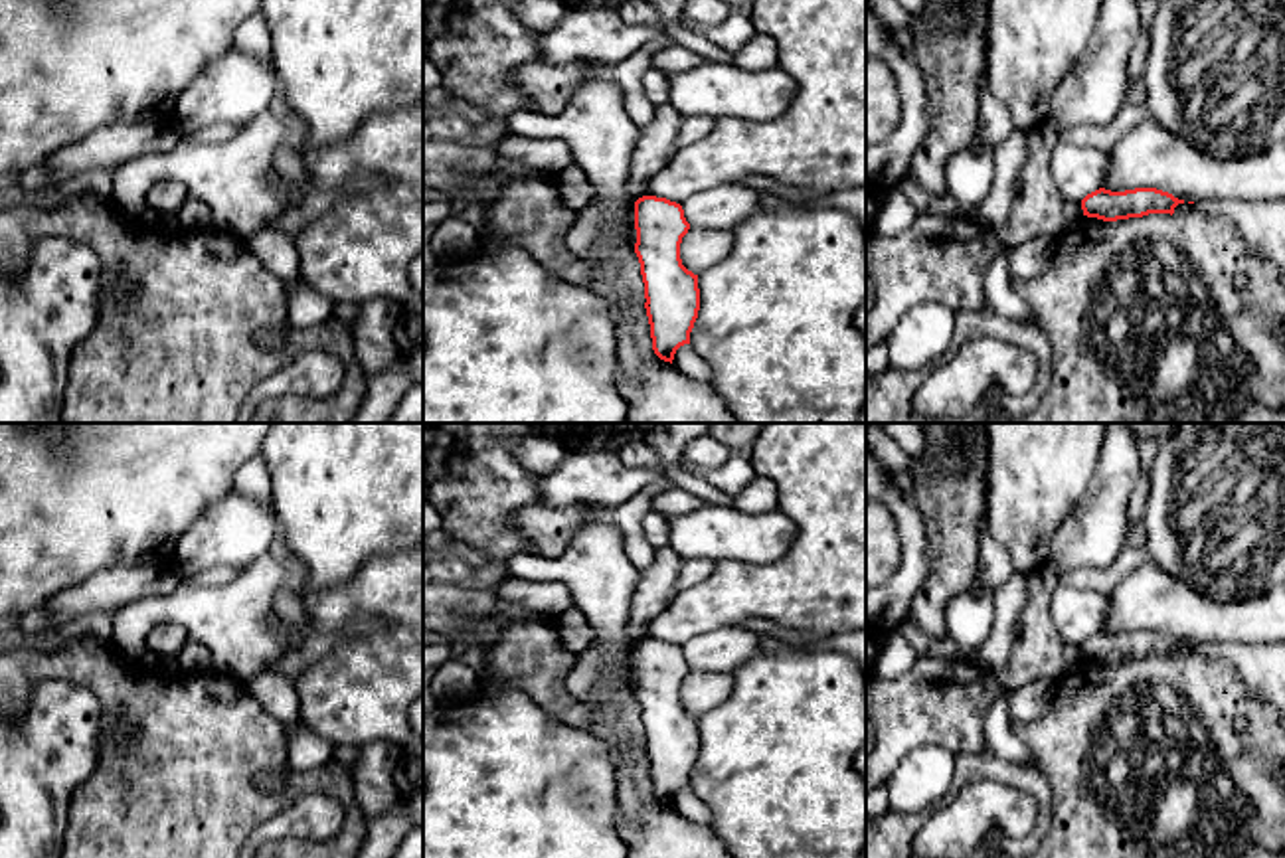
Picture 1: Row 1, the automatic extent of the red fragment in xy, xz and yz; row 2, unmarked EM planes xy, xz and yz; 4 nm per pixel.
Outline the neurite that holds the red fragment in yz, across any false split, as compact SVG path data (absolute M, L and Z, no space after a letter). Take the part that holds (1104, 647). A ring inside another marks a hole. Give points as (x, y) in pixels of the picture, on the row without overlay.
M1099 631L1081 643L1083 658L1103 664L1143 660L1149 656L1174 656L1174 650L1184 643L1156 631L1135 631L1111 635Z

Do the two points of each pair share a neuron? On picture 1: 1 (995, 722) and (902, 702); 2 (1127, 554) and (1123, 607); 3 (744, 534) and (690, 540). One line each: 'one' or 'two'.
1: two
2: two
3: one

